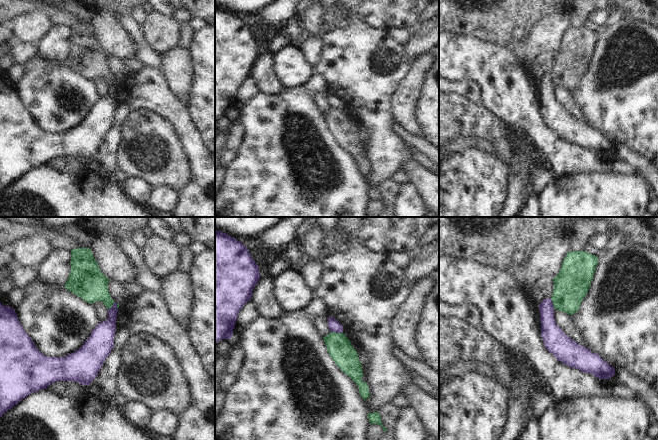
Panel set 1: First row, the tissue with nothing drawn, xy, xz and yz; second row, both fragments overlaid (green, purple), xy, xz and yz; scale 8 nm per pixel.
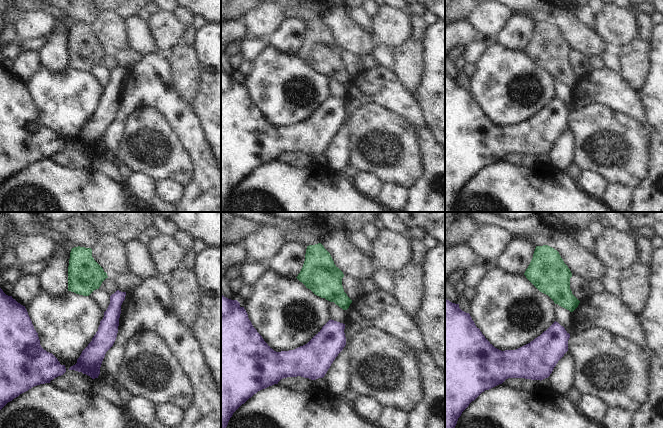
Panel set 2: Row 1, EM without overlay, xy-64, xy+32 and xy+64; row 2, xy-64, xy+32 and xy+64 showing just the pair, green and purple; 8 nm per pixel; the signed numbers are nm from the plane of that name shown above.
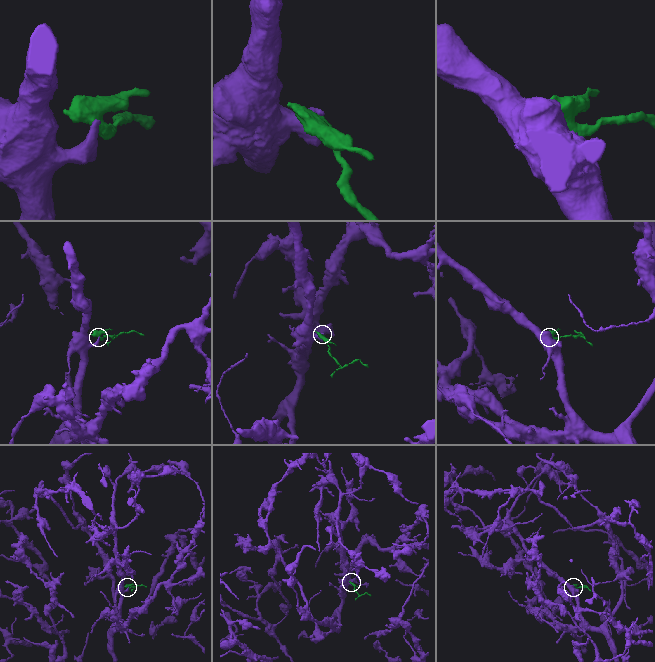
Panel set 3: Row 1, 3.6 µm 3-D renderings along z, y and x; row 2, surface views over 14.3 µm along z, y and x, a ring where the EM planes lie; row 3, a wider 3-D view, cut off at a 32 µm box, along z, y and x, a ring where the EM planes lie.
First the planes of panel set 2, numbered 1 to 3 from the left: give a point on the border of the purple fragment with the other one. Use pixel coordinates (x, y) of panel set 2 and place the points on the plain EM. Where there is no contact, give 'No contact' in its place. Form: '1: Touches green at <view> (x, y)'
1: No contact
2: No contact
3: No contact.

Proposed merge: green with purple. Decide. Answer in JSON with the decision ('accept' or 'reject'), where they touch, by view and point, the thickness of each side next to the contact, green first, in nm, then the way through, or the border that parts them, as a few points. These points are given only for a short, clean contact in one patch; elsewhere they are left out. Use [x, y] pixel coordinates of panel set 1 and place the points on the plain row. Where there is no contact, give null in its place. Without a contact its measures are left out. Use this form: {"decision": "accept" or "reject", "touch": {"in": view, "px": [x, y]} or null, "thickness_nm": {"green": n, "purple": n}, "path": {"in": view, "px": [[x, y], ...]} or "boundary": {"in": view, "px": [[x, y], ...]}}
{"decision": "reject", "touch": {"in": "xz", "px": [337, 109]}, "thickness_nm": {"green": 200, "purple": 90}, "boundary": {"in": "xz", "px": [[331, 107], [342, 108]]}}

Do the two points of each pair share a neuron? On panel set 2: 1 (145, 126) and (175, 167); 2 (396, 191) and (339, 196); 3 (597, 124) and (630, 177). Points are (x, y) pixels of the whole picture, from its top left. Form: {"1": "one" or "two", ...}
{"1": "one", "2": "two", "3": "one"}

